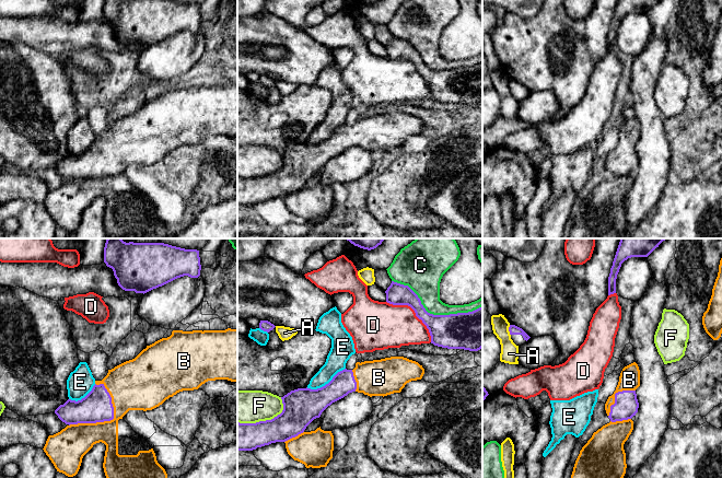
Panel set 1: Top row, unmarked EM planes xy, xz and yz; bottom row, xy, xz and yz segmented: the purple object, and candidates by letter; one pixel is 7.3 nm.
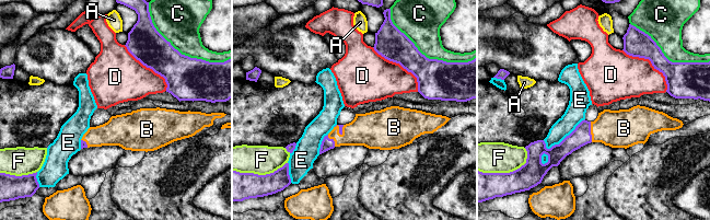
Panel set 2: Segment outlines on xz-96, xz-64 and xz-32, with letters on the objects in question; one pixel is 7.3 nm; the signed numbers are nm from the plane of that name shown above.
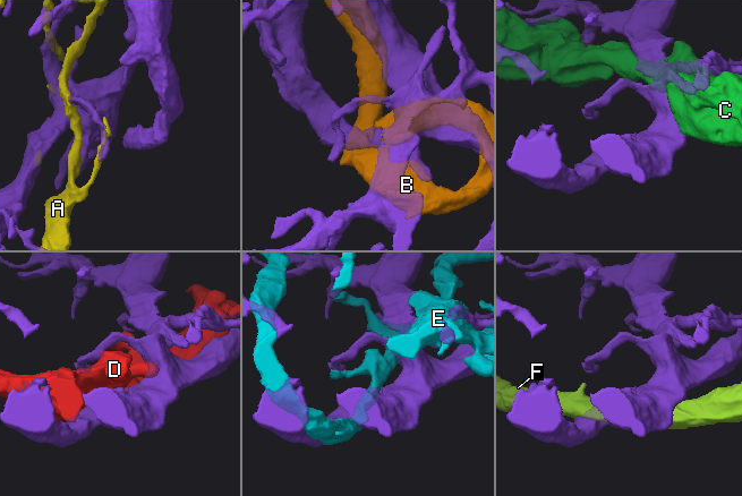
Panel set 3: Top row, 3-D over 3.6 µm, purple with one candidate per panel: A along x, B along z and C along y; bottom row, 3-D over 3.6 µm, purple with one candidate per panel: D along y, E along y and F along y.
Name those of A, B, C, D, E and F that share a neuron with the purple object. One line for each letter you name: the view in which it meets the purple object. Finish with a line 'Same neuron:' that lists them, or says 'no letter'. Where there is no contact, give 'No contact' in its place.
B: Touches purple in xy
Same neuron: B

